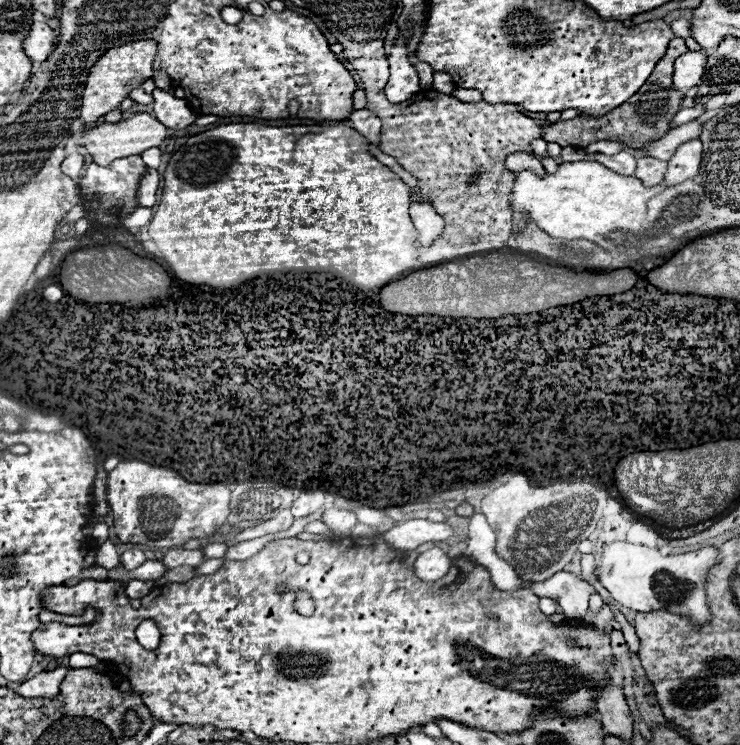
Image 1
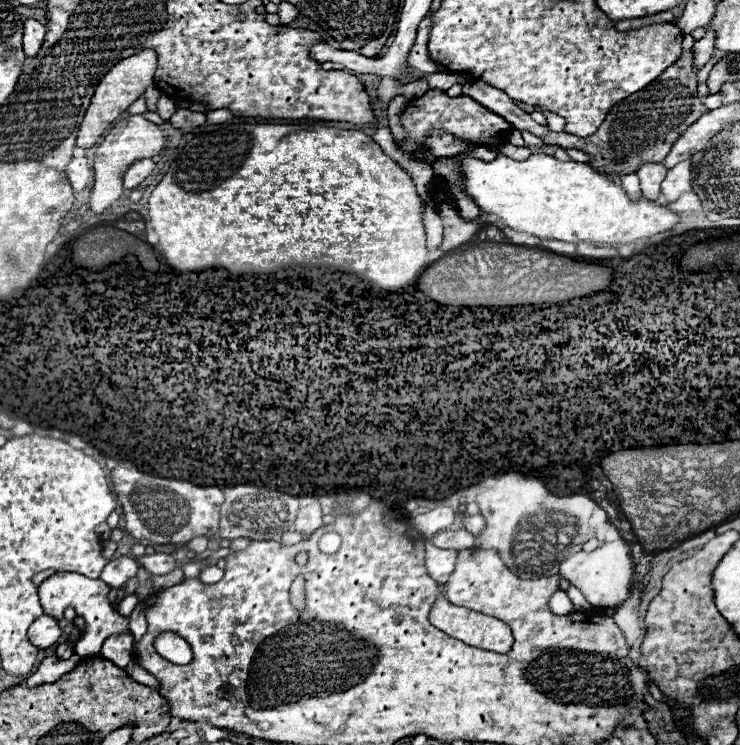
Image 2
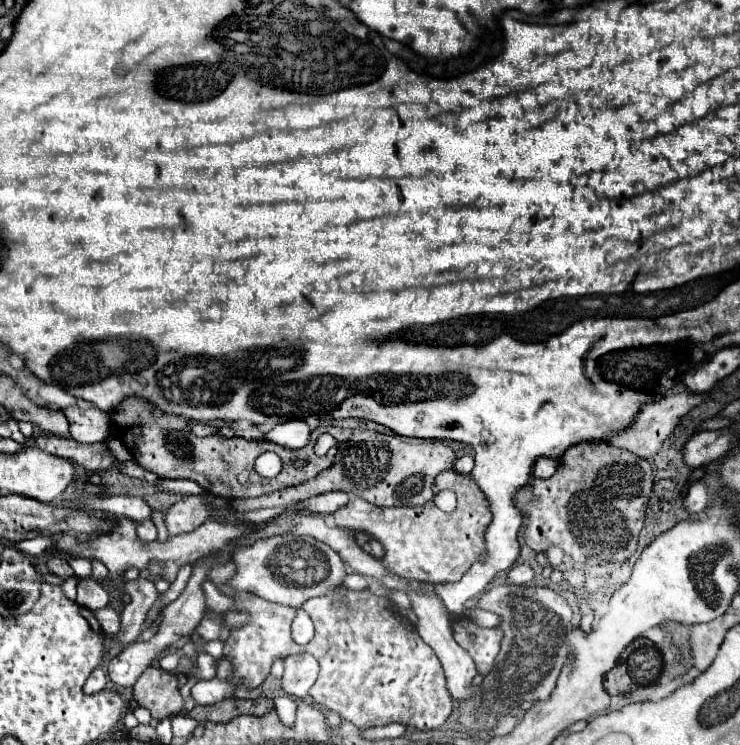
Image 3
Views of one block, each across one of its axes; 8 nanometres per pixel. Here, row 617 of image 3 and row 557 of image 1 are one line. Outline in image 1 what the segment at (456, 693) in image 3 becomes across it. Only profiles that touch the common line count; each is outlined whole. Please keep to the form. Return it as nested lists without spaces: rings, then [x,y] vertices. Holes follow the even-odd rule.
[[[440,548],[422,552],[414,562],[414,574],[422,582],[436,582],[436,580],[444,578],[448,574],[448,570],[450,570],[450,558]]]

